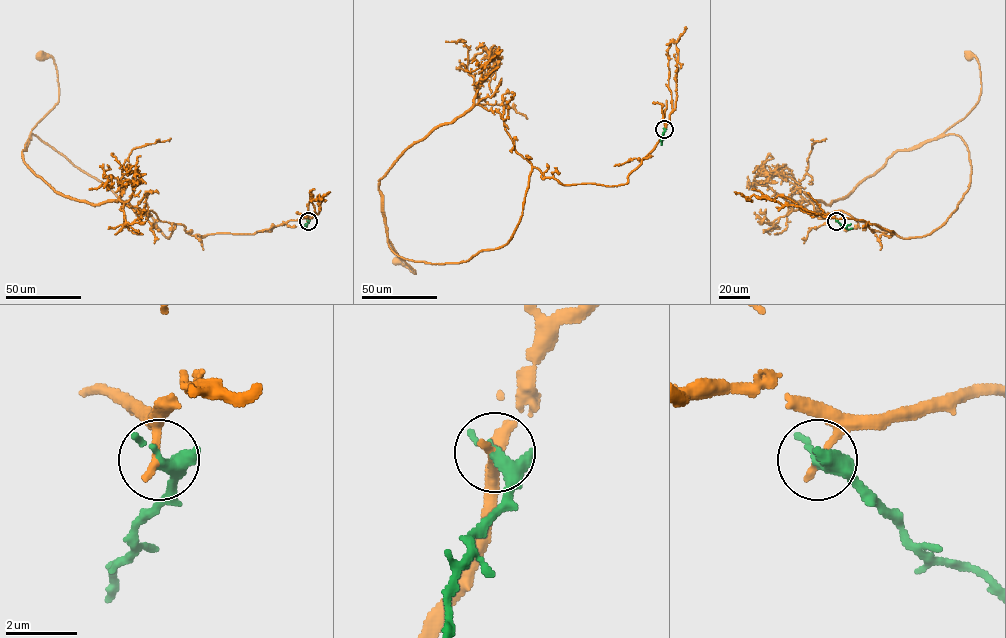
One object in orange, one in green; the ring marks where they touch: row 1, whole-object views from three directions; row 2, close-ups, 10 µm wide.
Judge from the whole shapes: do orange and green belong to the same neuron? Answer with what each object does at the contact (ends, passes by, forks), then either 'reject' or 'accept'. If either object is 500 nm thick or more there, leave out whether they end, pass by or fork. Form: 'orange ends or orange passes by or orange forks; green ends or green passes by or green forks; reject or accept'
orange ends; green passes by; reject

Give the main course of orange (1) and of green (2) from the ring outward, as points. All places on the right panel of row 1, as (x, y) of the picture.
1: (836, 221), (910, 238), (957, 209), (969, 151), (956, 134), (933, 139), (978, 101), (968, 56)
2: (836, 221), (852, 228)

